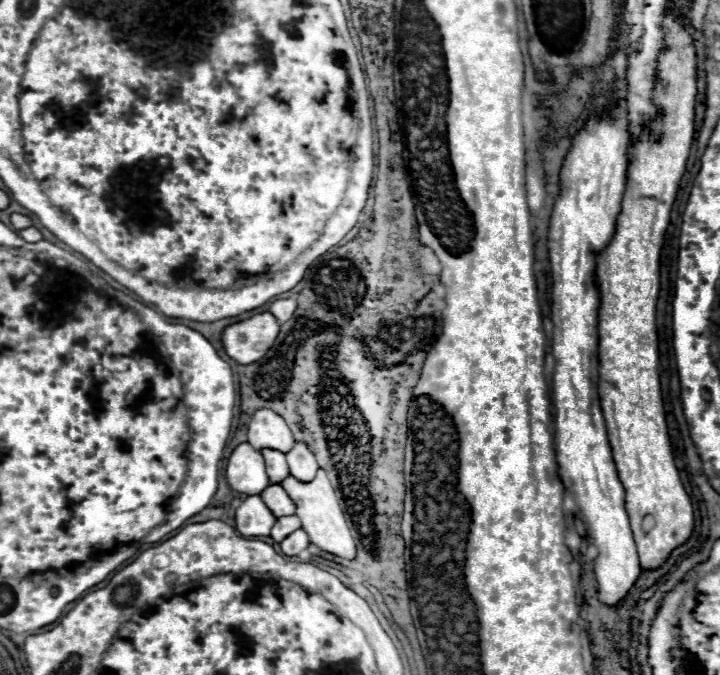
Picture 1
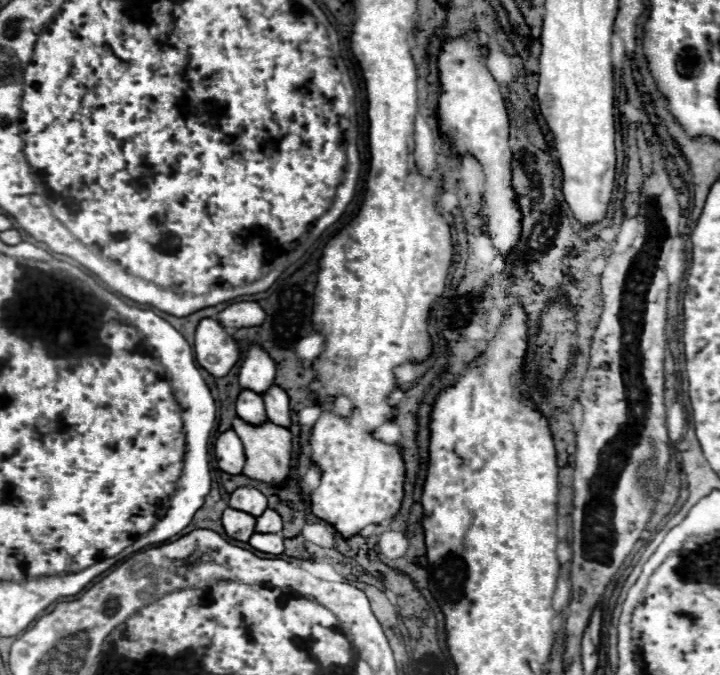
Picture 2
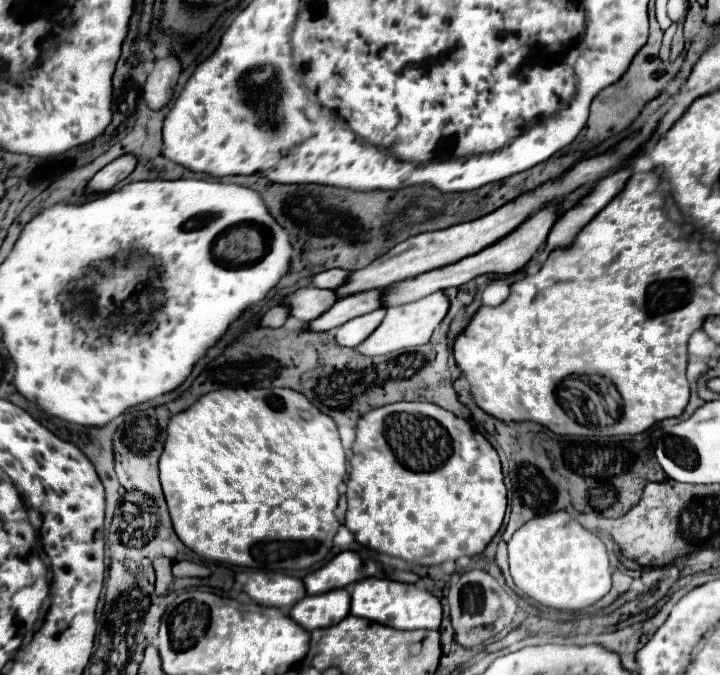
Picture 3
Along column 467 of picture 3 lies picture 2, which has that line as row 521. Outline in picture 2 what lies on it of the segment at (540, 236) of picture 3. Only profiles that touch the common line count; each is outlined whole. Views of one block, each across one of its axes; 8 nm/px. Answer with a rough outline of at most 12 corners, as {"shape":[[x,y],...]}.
{"shape":[[276,510],[256,518],[256,532],[280,532],[282,518]]}

